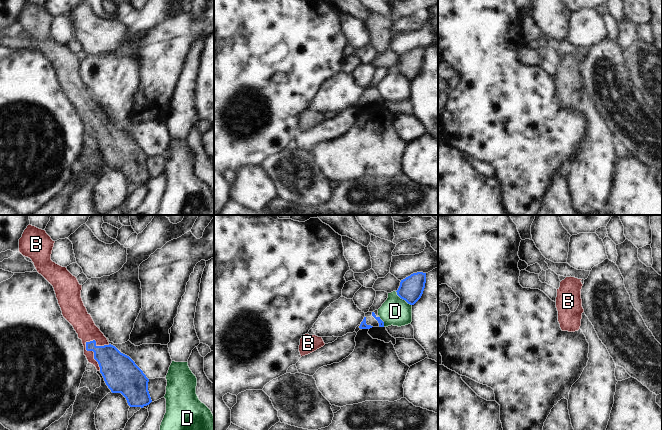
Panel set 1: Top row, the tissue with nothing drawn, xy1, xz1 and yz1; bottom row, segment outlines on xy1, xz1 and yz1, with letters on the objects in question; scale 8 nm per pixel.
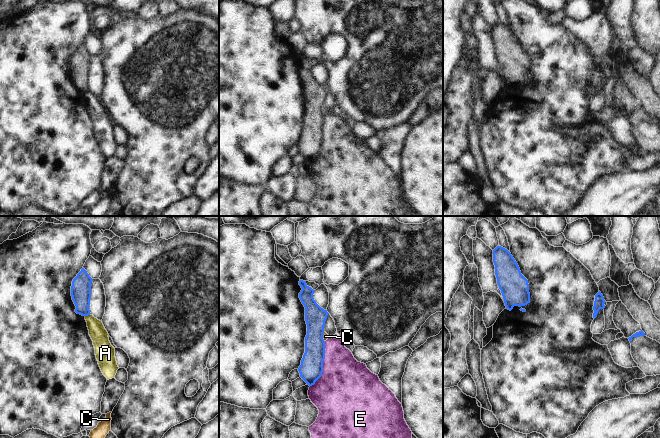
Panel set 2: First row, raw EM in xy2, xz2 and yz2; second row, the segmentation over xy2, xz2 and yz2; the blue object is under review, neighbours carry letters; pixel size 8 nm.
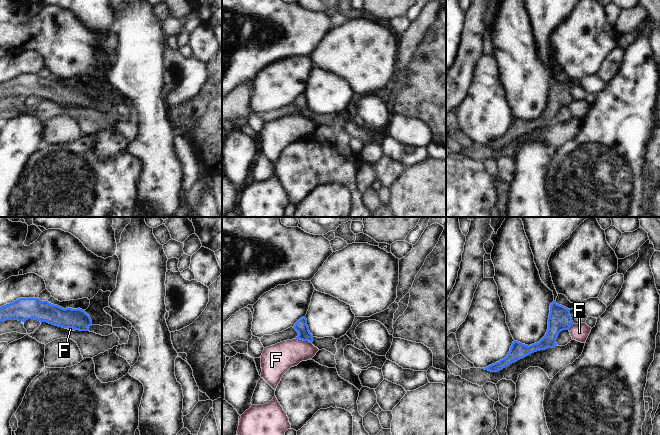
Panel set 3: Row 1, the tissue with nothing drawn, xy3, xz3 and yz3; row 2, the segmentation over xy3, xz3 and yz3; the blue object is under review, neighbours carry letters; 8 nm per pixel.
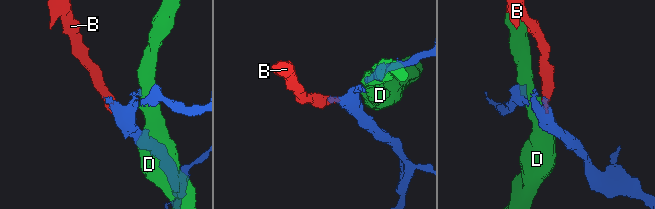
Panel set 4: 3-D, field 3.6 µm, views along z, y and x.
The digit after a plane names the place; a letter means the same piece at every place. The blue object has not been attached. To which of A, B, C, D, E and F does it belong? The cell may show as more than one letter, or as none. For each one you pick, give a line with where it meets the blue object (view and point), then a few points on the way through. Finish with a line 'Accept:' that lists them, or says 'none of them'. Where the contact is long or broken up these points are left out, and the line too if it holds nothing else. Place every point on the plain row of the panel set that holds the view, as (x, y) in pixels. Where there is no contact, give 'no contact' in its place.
B: xy1 (94, 130) | across xy1 (119, 147), (104, 132), (94, 130), (86, 125), (87, 107)
Accept: B

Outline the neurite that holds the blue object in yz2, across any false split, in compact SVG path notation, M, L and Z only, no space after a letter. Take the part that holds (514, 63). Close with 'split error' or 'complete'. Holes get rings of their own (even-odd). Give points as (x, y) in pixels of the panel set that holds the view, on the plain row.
M497 22L493 26L493 38L497 60L506 84L511 87L514 82L521 83L530 79L528 56L521 50L511 29L507 25Z | complete

